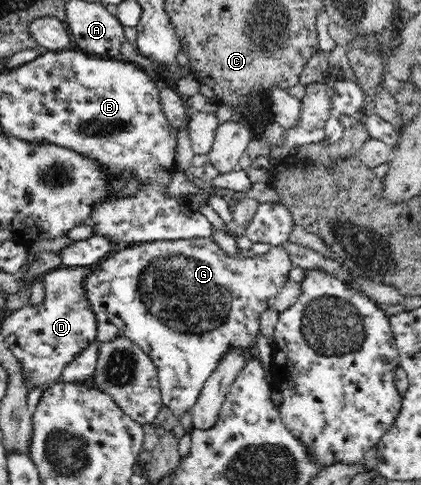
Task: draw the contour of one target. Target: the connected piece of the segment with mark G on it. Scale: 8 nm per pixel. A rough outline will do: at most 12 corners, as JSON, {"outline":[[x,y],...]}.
{"outline":[[144,242],[91,266],[97,341],[151,355],[181,419],[294,266]]}

